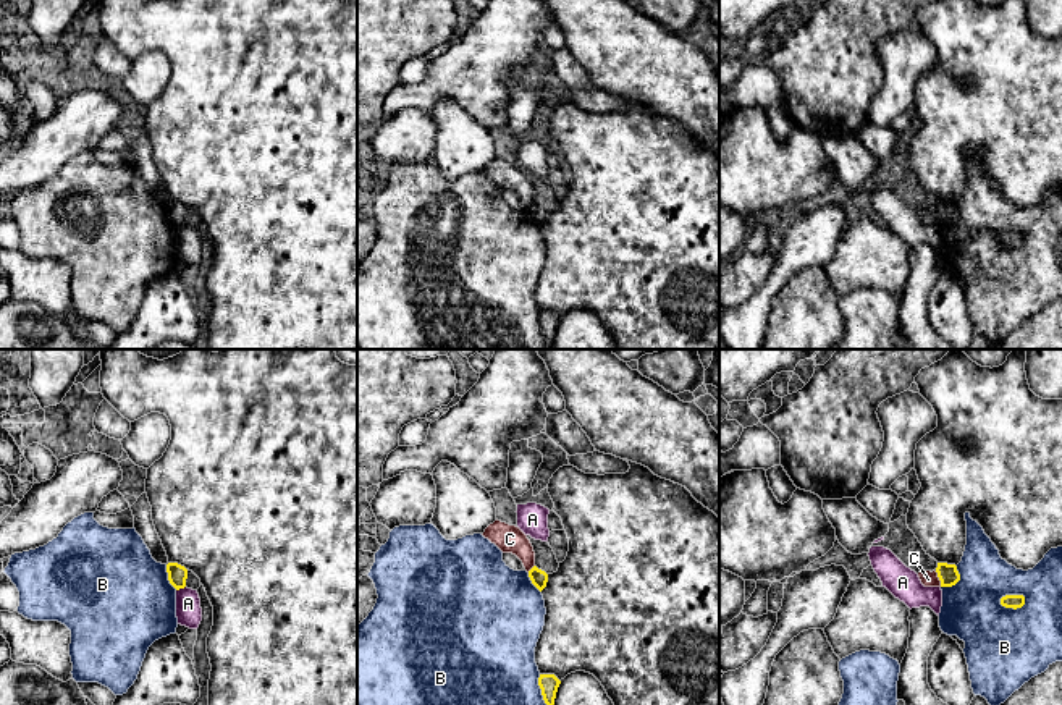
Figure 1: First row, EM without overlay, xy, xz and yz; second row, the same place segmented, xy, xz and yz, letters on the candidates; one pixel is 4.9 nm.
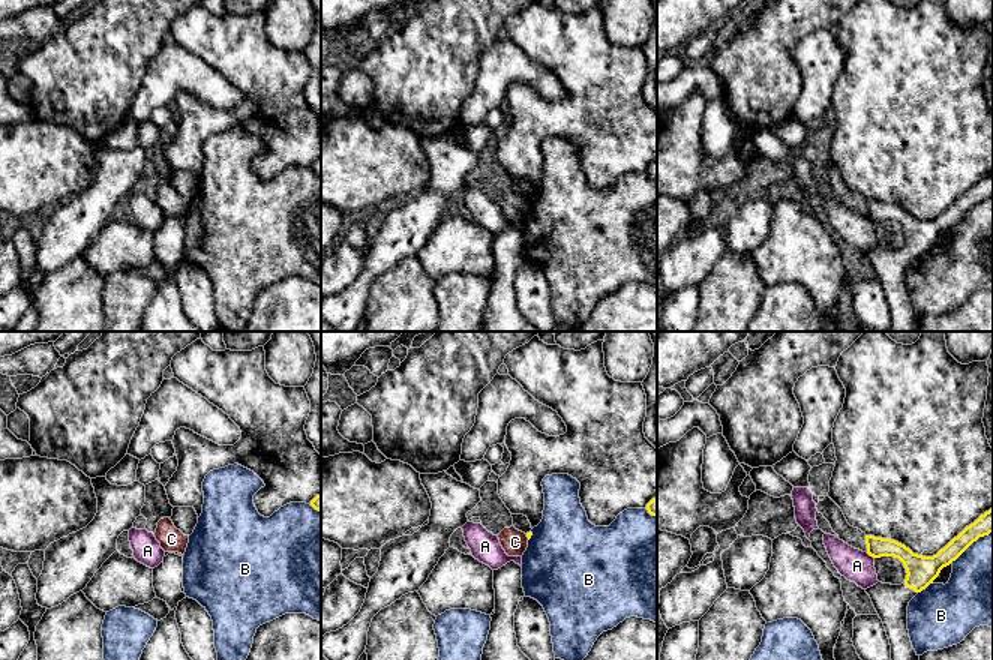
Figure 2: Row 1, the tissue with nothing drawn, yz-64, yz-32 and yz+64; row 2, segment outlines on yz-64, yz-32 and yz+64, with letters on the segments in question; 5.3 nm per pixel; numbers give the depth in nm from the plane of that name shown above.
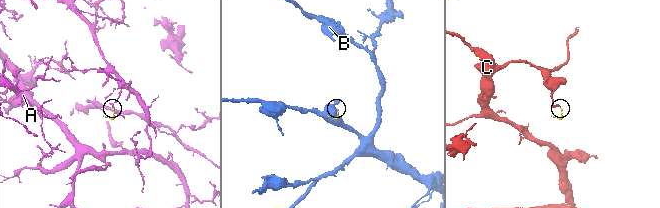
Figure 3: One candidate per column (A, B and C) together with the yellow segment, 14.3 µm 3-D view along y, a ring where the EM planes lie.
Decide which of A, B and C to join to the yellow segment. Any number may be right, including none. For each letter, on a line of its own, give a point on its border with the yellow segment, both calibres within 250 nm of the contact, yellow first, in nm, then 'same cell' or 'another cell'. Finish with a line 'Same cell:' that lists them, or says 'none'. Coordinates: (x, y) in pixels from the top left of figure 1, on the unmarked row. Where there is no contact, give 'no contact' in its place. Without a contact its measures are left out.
A: xy (180, 225) | 100/130 nm | another cell
B: yz (1011, 233) | 70/380 nm | another cell
C: yz (939, 217) | 100/80 nm | another cell
Same cell: none

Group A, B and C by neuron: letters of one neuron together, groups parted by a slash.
A / B / C

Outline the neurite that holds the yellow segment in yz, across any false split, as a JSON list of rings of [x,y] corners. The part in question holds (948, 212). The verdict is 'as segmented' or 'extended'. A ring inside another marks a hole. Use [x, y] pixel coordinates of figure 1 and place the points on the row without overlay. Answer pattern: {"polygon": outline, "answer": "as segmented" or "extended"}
{"polygon": [[[938,201],[936,210],[941,218],[941,225],[952,225],[960,218],[955,202]]], "answer": "as segmented"}

